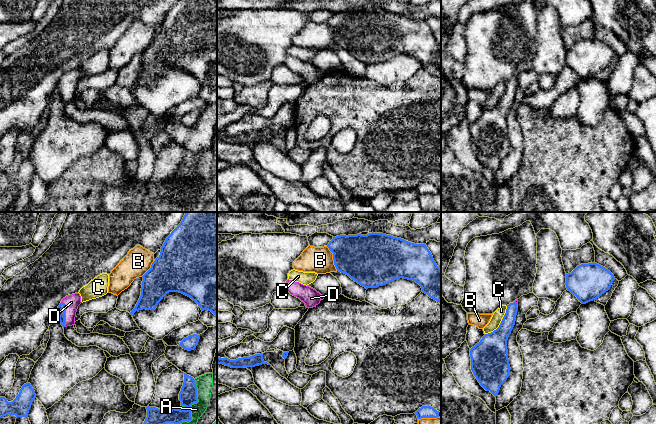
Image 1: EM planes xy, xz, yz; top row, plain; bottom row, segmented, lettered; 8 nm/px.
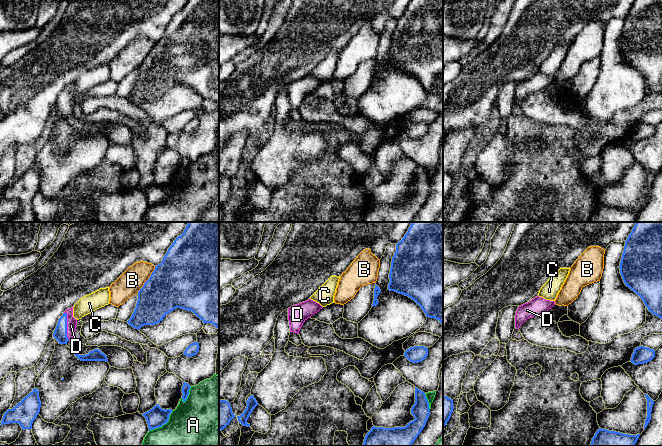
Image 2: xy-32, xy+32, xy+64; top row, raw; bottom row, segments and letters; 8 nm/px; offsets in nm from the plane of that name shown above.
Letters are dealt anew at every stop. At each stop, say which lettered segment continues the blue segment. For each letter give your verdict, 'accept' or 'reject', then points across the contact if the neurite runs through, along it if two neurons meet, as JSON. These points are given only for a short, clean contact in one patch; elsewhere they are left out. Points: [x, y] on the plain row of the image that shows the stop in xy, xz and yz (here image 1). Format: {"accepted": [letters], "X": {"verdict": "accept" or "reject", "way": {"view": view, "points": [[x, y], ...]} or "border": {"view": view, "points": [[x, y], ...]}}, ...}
{"accepted": ["D"], "A": {"verdict": "reject"}, "B": {"verdict": "reject"}, "C": {"verdict": "reject"}, "D": {"verdict": "accept", "way": {"view": "xy", "points": [[61, 84], [64, 90], [71, 78]]}}}

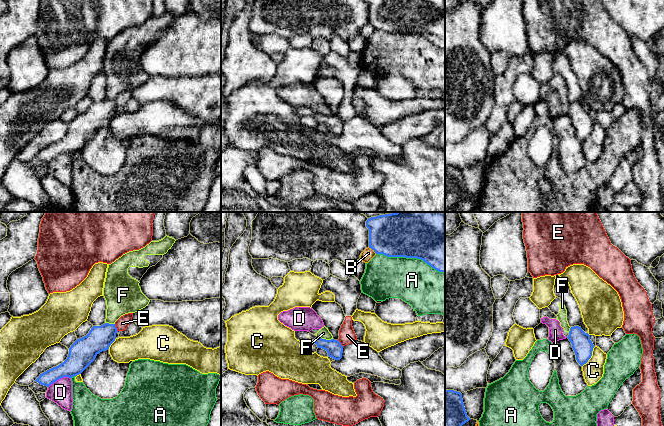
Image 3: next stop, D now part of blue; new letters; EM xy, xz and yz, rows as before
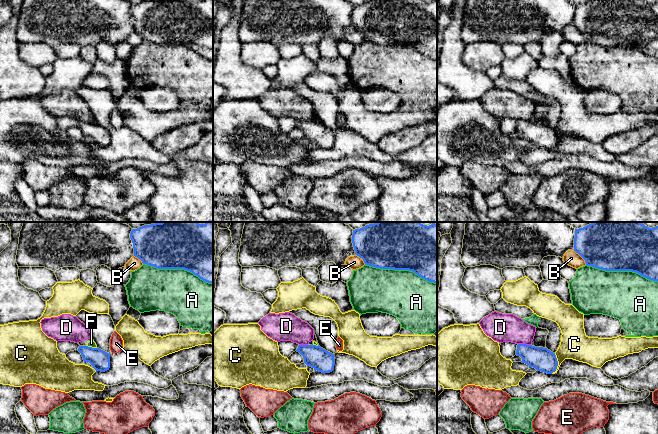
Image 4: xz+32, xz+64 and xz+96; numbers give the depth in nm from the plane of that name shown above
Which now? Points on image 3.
{"accepted": [], "A": {"verdict": "reject"}, "B": {"verdict": "reject"}, "C": {"verdict": "reject"}, "D": {"verdict": "reject"}, "E": {"verdict": "reject"}, "F": {"verdict": "reject", "border": {"view": "xz", "points": [[317, 112], [323, 115], [332, 115]]}}}

